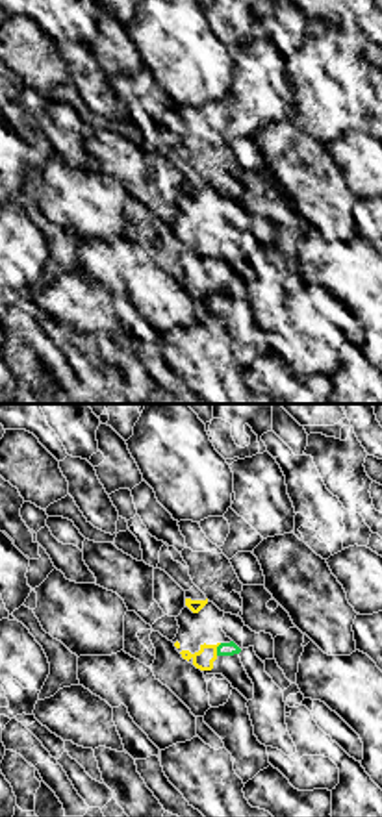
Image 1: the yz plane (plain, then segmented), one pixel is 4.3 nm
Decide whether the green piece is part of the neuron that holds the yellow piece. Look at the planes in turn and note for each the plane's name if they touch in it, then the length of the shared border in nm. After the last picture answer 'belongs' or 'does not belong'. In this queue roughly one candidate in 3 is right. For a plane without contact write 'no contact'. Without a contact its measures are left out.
meets yellow in yz; contact 60 nm long

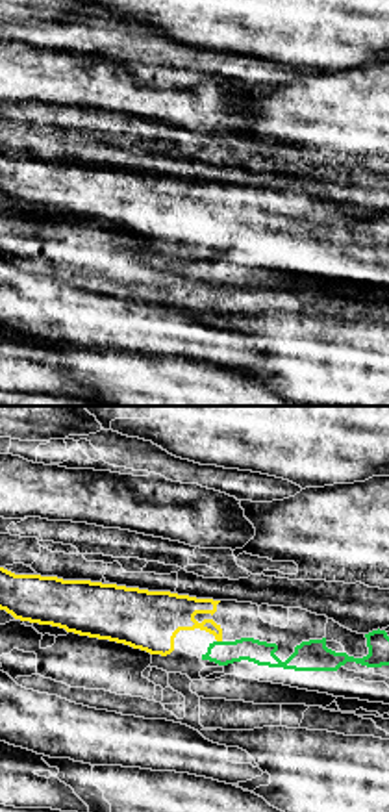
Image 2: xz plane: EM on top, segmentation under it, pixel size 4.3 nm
meets yellow in xz; contact 30 nm long

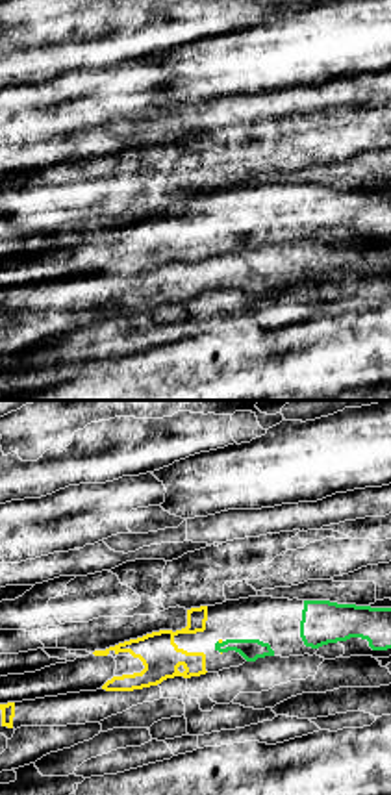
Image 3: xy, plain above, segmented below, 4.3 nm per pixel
no contact

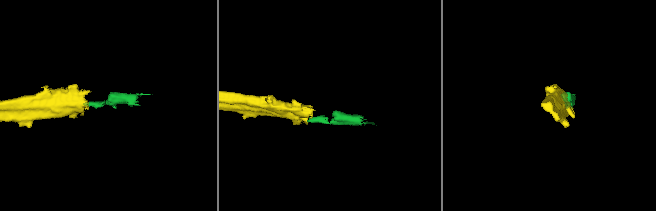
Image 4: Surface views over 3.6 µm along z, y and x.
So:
belongs

